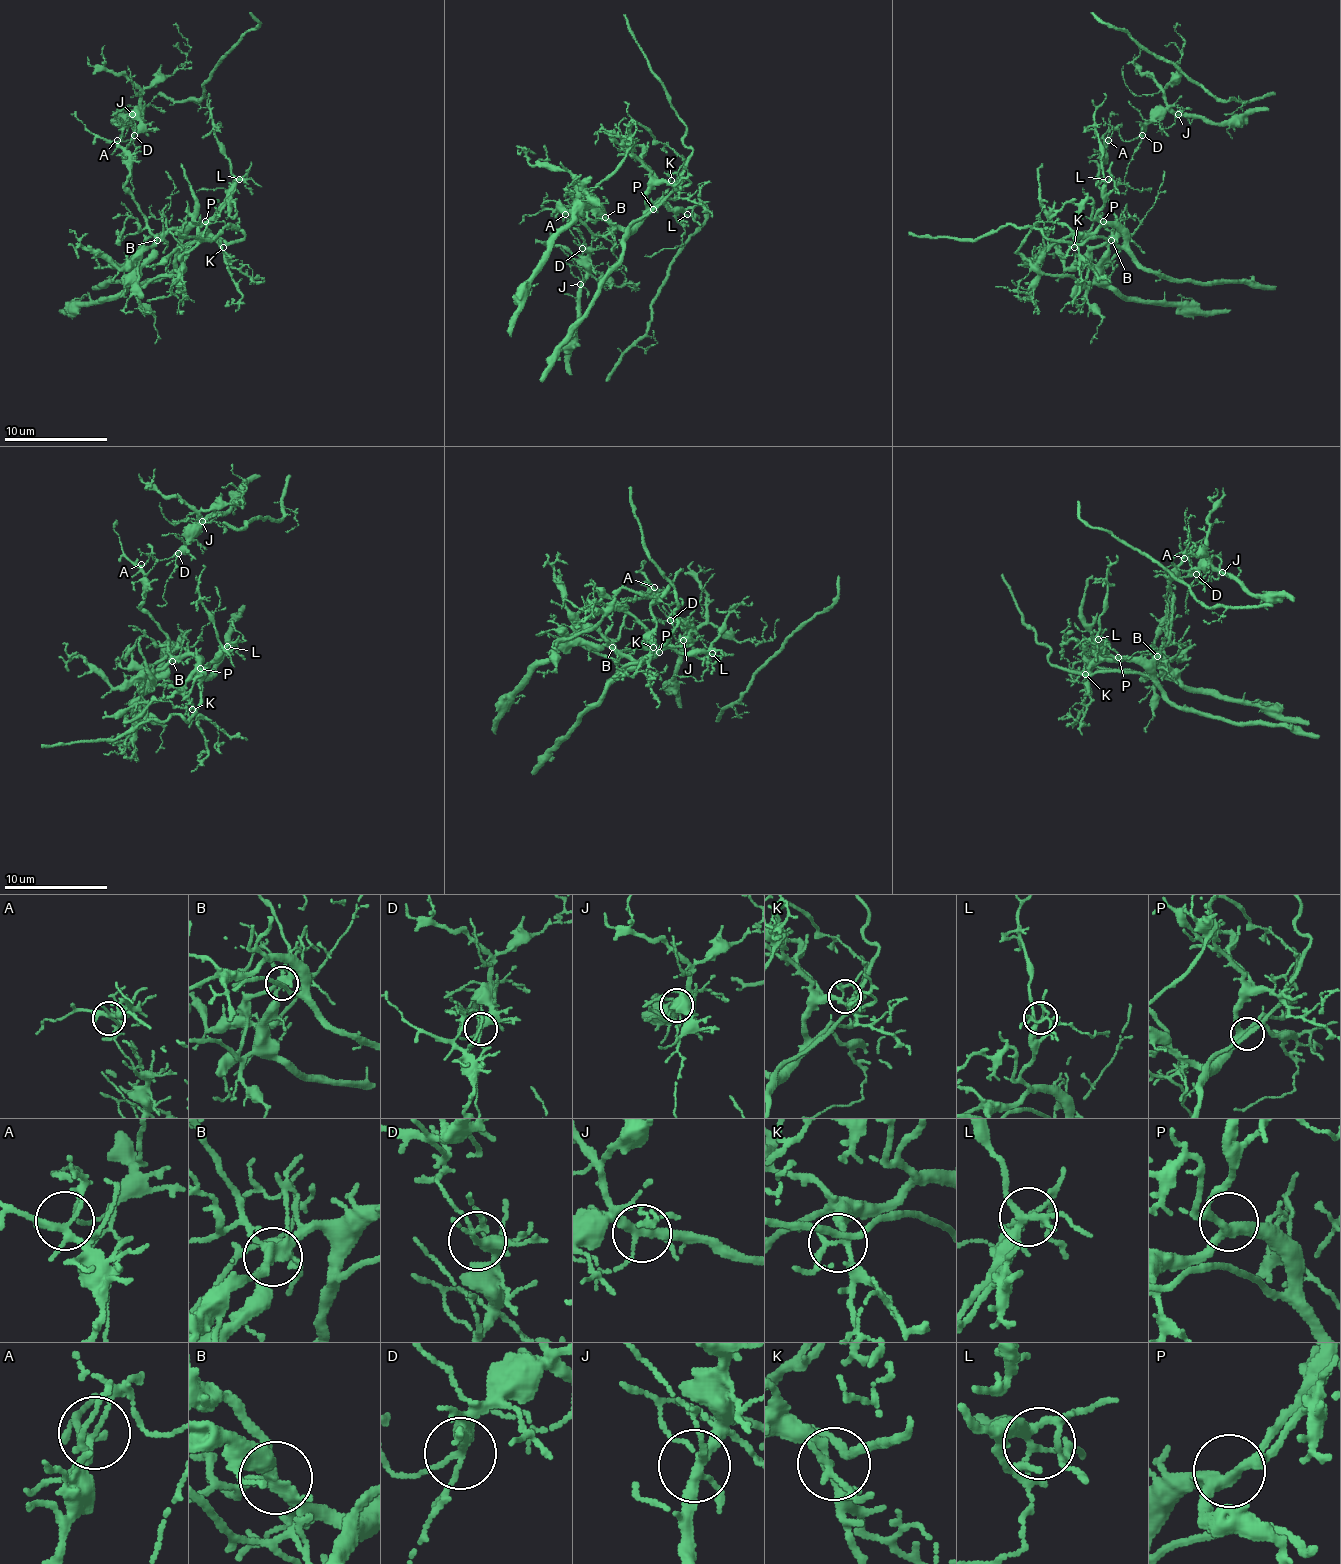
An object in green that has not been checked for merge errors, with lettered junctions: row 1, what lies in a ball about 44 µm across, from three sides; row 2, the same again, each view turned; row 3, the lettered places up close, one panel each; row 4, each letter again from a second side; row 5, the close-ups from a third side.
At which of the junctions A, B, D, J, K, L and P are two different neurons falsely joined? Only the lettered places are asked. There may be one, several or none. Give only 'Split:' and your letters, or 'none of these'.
Split: B, D

